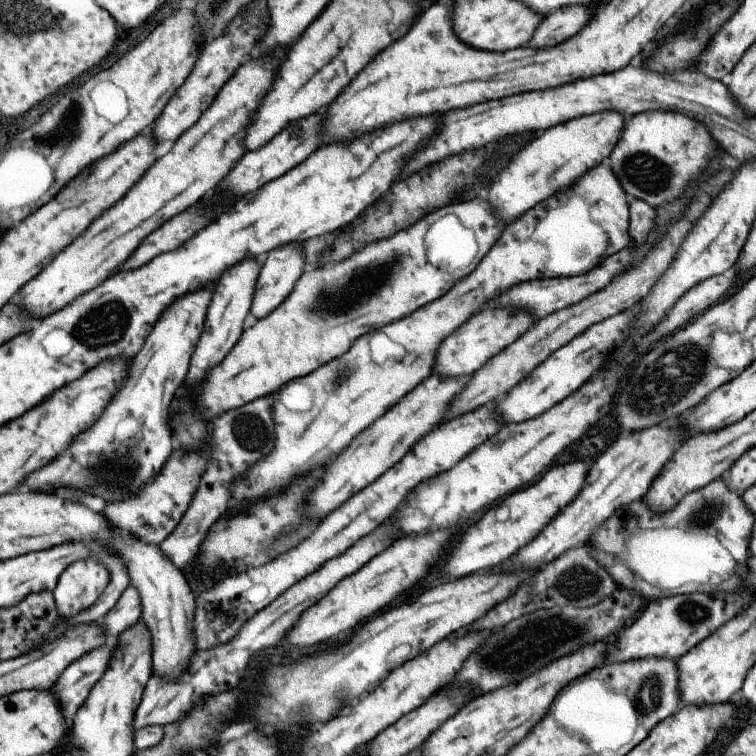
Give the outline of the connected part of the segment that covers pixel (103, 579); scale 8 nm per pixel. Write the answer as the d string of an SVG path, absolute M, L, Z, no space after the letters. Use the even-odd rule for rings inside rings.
M85 558L69 564L59 574L51 591L57 614L67 620L88 609L109 581L107 568L97 558Z

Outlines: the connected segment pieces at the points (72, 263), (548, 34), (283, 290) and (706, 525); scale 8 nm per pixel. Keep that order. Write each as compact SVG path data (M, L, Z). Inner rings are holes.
M255 58L241 64L201 118L177 138L173 148L165 156L157 158L137 180L137 184L133 184L125 196L113 204L113 208L103 210L103 214L97 216L83 234L67 244L35 278L21 288L21 310L33 318L45 318L47 314L71 304L77 296L117 272L149 232L205 198L213 184L217 184L229 166L233 166L245 152L241 144L241 130L247 126L249 114L257 108L261 94L265 94L275 66L277 62L273 62L273 58Z
M569 6L565 10L555 10L535 28L531 40L523 46L525 48L555 46L565 38L571 38L573 34L577 34L581 24L585 26L585 20L587 20L587 12L583 6Z
M297 244L271 250L255 280L255 292L249 314L259 318L269 314L273 308L277 308L291 292L299 274L303 274L301 266L303 260Z
M717 478L715 480L711 480L709 484L706 484L703 486L703 488L699 488L699 490L693 490L693 492L689 492L689 494L685 494L671 510L667 510L667 512L663 512L663 514L655 514L653 510L649 510L649 508L645 508L645 504L643 504L643 500L637 501L637 502L631 502L631 504L627 504L627 506L624 506L625 512L621 514L621 510L619 514L615 514L615 518L617 520L623 521L623 527L622 529L625 530L625 532L621 535L623 535L623 541L624 541L624 551L619 552L615 556L615 561L623 563L628 570L631 573L631 570L635 570L637 572L637 576L640 578L643 578L645 582L649 582L649 584L657 584L657 588L664 588L663 584L659 584L659 572L661 572L661 582L663 582L663 578L667 578L667 587L668 591L666 594L682 594L683 592L689 592L689 593L710 593L713 594L713 592L723 592L723 594L731 594L731 592L735 592L735 590L739 590L739 588L743 588L745 584L743 584L743 578L745 578L745 574L747 574L746 571L746 560L747 560L747 544L749 544L749 536L750 536L750 530L753 524L753 521L755 520L755 515L751 514L747 508L745 508L745 504L743 504L743 500L741 500L741 495L739 492L735 492L735 490L729 490L727 486L725 486L725 482L723 482L722 479ZM740 564L744 567L745 572L741 572L740 574L735 574L735 565ZM679 583L685 583L685 586L687 586L687 583L690 584L690 588L688 590L681 590L681 588L678 588Z

